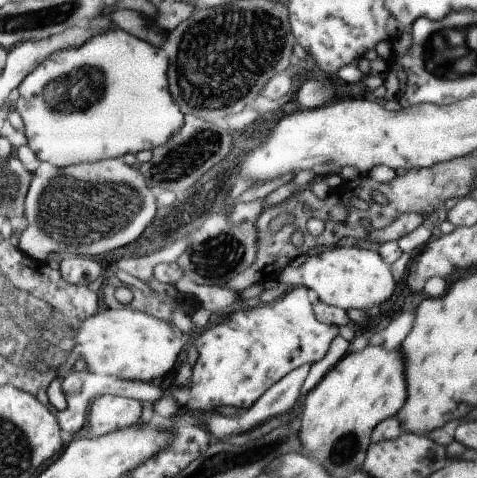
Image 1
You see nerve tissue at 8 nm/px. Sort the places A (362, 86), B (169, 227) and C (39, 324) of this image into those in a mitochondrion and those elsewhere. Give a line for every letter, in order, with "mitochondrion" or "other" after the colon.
A: other
B: mitochondrion
C: mitochondrion

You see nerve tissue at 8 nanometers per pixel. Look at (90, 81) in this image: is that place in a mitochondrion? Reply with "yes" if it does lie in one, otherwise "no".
yes

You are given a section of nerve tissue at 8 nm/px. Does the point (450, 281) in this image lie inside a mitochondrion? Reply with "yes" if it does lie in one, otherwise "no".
no

